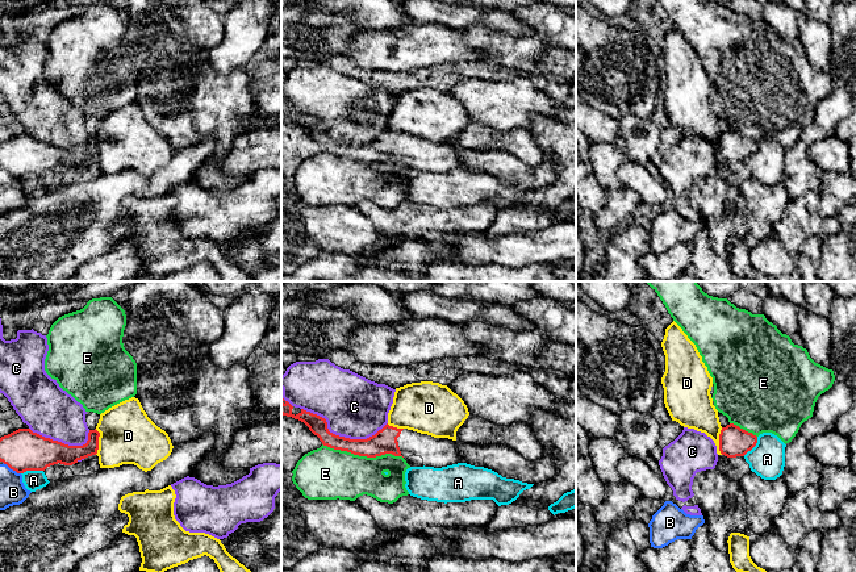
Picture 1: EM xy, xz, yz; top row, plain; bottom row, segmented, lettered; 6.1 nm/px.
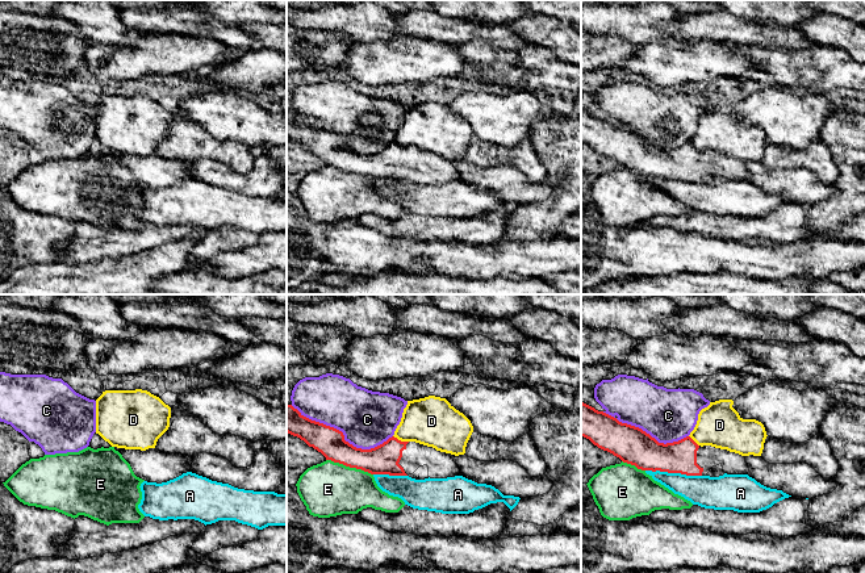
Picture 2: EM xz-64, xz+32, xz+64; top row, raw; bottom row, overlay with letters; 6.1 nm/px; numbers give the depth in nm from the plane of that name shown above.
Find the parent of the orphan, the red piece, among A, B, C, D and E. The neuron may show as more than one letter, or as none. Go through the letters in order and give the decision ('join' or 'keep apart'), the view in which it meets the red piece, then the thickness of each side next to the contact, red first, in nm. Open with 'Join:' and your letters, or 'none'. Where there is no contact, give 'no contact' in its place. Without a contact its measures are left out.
Join: none
A: keep apart; contact in xy; calibres 260 and 120 nm
B: keep apart; contact in xy; calibres 260 and 160 nm
C: keep apart; contact in xz; calibres 140 and 380 nm
D: keep apart; contact in yz; calibres 180 and 240 nm
E: keep apart; contact in xz; calibres 150 and 320 nm

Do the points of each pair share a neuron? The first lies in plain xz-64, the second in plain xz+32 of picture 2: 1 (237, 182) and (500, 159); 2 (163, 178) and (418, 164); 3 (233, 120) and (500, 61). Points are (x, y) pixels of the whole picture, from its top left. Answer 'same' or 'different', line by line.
1: different
2: same
3: different

